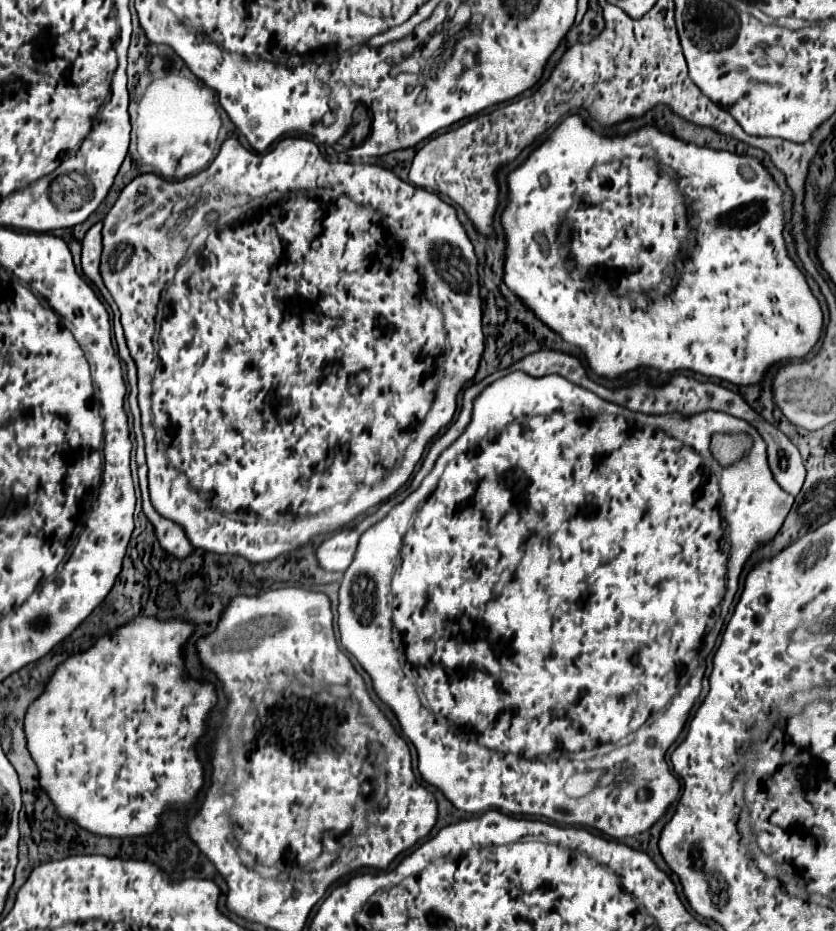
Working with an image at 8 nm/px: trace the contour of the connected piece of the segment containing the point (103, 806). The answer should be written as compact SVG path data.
M137 617L125 627L119 627L111 635L101 637L91 649L71 655L65 663L57 667L53 677L49 679L49 685L45 687L45 693L33 701L33 705L27 709L25 715L25 735L27 735L27 747L33 755L39 773L41 773L41 785L51 797L57 813L61 817L73 819L83 829L107 835L107 837L133 837L133 835L147 835L153 833L159 825L161 815L166 811L175 811L186 814L196 806L197 791L203 787L203 767L195 753L195 741L205 731L205 719L209 709L215 705L215 689L204 679L185 679L183 677L183 659L181 659L181 647L187 641L187 637L195 631L191 623L185 623L181 619L169 619L169 621L157 621L155 617Z

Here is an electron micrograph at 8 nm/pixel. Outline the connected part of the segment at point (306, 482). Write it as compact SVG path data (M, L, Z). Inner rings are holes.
M287 137L277 141L265 153L253 153L245 149L237 139L227 139L221 145L215 161L207 169L189 179L165 181L153 173L135 177L129 185L125 185L119 199L115 201L115 205L103 221L101 275L105 287L109 289L111 297L115 299L121 311L121 325L125 329L127 347L137 367L138 405L145 440L148 487L153 507L163 517L177 521L185 529L187 539L193 547L213 551L219 555L241 555L251 563L271 561L283 553L289 553L305 545L311 537L335 531L347 525L349 519L355 519L359 513L367 511L369 507L389 499L411 477L429 439L433 439L443 427L447 427L447 423L451 423L457 411L457 393L467 385L467 381L473 379L479 367L479 359L483 355L483 311L479 299L477 257L463 225L455 215L455 209L441 201L435 193L413 187L397 179L391 171L383 167L365 163L327 161L311 139ZM275 191L277 197L269 201L267 209L261 209L261 197L267 197ZM205 224L207 228L210 225L229 227L215 229L203 242L200 240L200 231ZM233 227L239 227L239 235L243 235L241 241L237 241L239 245L233 243ZM195 241L204 245L200 250L200 256L206 261L199 261L199 267L187 277L183 291L173 291L171 283L177 273L177 267ZM223 251L233 251L233 271L223 271L219 267ZM163 289L163 319L157 337L161 345L155 347L155 313ZM443 349L447 349L447 357L443 361L445 375L441 381L437 381L435 391L433 357L437 363L437 357ZM417 437L419 449L415 453L415 459L407 461L407 447Z

